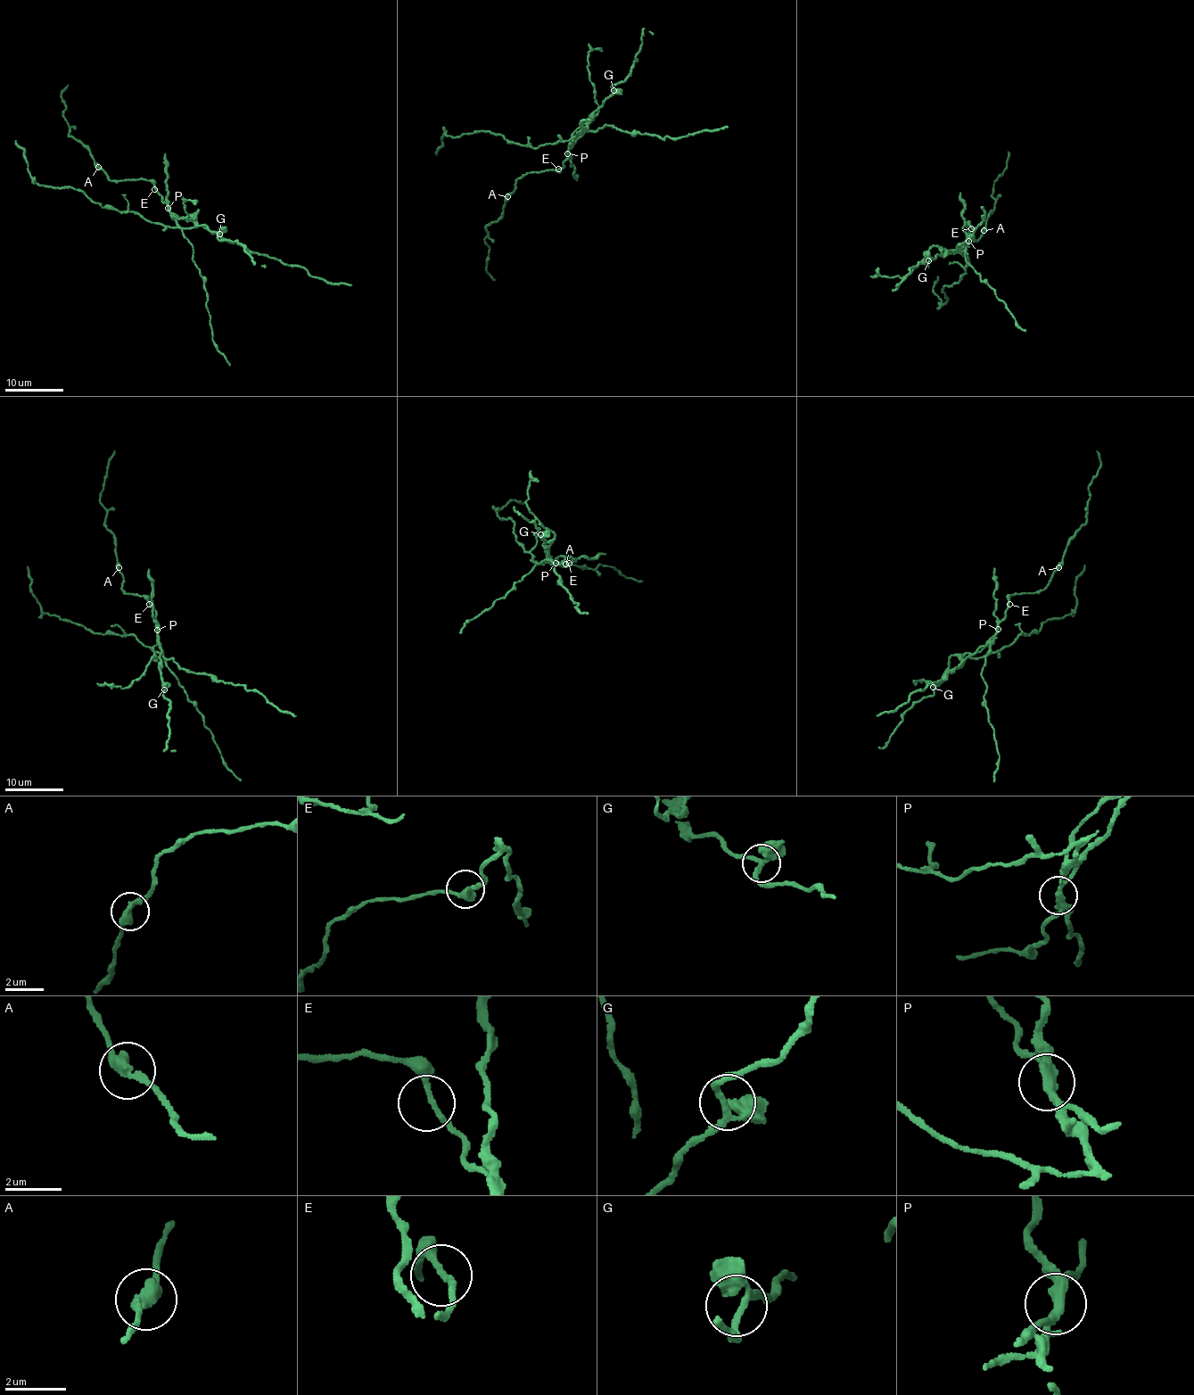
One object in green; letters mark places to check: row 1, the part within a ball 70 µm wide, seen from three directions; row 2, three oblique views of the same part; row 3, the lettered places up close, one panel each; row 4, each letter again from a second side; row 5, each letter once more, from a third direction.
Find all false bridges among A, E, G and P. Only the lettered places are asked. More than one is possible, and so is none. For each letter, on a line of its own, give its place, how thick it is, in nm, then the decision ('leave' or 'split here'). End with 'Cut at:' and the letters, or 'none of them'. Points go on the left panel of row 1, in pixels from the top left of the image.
A: at (98, 167); 380 nm thick; leave
E: at (154, 189); 180 nm thick; leave
G: at (219, 234); 240 nm thick; leave
P: at (168, 208); 360 nm thick; split here
Cut at: P

